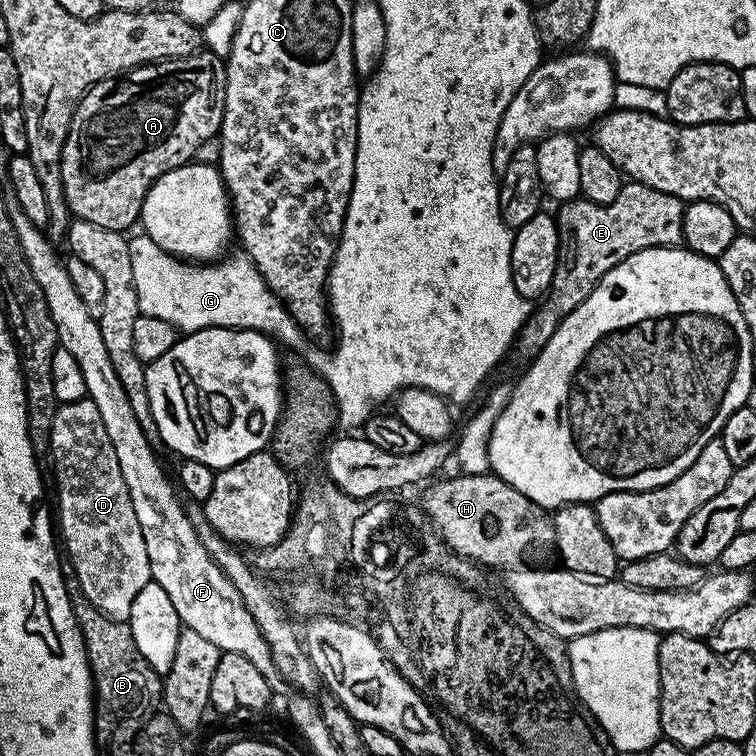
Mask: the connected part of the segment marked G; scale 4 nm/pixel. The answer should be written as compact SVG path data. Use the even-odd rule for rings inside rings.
M133 235L129 239L128 249L130 266L134 270L134 290L138 290L138 306L143 315L162 318L162 322L170 322L184 334L197 332L203 328L250 328L253 332L262 332L275 338L281 345L284 343L296 348L300 343L305 343L304 333L300 331L294 318L284 309L284 303L273 294L260 271L252 265L247 256L225 255L215 262L189 262L187 259L172 255L171 252L162 251L148 235L139 235L136 237Z

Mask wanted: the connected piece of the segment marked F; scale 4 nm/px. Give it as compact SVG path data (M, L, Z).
M14 199L8 201L8 214L14 224L14 234L22 246L22 254L26 254L30 274L34 274L38 286L42 286L42 294L46 294L46 306L50 306L50 318L54 318L54 330L58 330L59 347L65 348L74 362L78 362L82 379L86 382L86 397L98 406L98 415L106 426L106 434L110 434L122 479L126 482L126 490L130 490L130 502L134 502L138 526L142 526L142 542L146 542L154 583L170 594L170 602L174 602L174 610L178 610L178 618L184 628L194 630L194 634L202 634L206 642L214 642L221 653L242 654L242 658L250 658L273 690L280 690L280 687L285 687L286 681L280 675L278 666L274 666L270 646L258 628L258 622L254 622L246 602L242 602L238 590L234 590L234 582L222 574L214 558L210 558L206 546L202 546L198 534L194 534L185 505L180 505L177 485L168 481L152 449L153 441L142 430L138 417L130 407L130 398L126 398L126 390L122 390L122 382L118 382L118 374L114 374L114 366L110 363L110 353L102 342L97 313L86 310L86 302L82 302L78 290L74 290L74 282L70 282L67 263L62 256L60 260L59 254L52 249L55 248L53 241L42 229L34 226L26 214L22 214Z

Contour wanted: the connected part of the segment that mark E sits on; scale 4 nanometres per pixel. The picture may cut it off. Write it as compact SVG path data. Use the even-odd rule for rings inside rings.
M635 182L625 183L618 198L614 198L614 202L609 204L595 204L583 198L563 201L559 205L560 212L555 213L560 245L558 246L558 266L554 266L552 286L543 299L535 305L527 322L520 327L520 332L514 341L514 352L525 358L538 355L554 334L554 330L558 330L560 323L591 294L596 283L610 270L614 270L618 262L630 258L630 254L638 254L638 250L647 248L670 248L679 245L684 239L682 222L685 207L685 201L678 199L674 194L662 194L662 190L654 190L650 186Z

